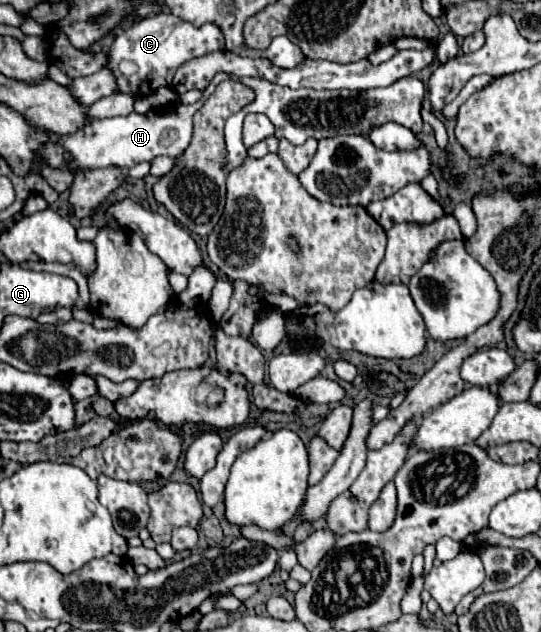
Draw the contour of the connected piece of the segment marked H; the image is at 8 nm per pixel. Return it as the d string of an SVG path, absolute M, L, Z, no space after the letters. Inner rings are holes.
M220 72L214 76L214 80L210 86L203 92L203 96L196 104L166 104L166 106L158 106L146 114L138 114L132 112L128 116L116 116L116 118L104 118L104 120L92 120L90 124L86 124L82 130L78 130L78 134L66 134L66 136L58 136L60 144L56 146L46 146L46 150L42 152L44 160L58 168L58 166L72 166L78 170L86 170L86 168L108 168L108 166L118 166L118 168L132 168L144 160L154 160L156 156L172 156L178 158L186 152L186 148L190 146L192 140L192 116L194 112L204 104L218 84L226 78L232 78L226 72ZM64 150L70 152L72 160L66 162L64 160Z

